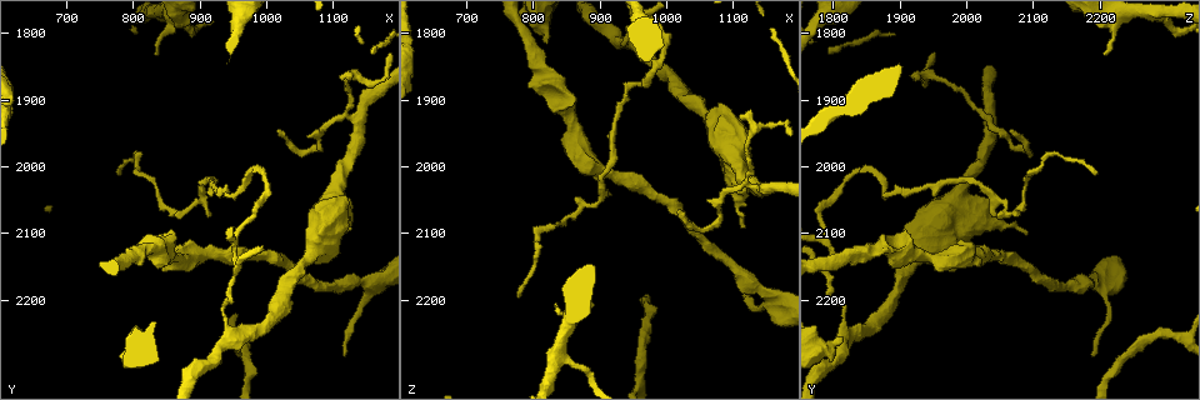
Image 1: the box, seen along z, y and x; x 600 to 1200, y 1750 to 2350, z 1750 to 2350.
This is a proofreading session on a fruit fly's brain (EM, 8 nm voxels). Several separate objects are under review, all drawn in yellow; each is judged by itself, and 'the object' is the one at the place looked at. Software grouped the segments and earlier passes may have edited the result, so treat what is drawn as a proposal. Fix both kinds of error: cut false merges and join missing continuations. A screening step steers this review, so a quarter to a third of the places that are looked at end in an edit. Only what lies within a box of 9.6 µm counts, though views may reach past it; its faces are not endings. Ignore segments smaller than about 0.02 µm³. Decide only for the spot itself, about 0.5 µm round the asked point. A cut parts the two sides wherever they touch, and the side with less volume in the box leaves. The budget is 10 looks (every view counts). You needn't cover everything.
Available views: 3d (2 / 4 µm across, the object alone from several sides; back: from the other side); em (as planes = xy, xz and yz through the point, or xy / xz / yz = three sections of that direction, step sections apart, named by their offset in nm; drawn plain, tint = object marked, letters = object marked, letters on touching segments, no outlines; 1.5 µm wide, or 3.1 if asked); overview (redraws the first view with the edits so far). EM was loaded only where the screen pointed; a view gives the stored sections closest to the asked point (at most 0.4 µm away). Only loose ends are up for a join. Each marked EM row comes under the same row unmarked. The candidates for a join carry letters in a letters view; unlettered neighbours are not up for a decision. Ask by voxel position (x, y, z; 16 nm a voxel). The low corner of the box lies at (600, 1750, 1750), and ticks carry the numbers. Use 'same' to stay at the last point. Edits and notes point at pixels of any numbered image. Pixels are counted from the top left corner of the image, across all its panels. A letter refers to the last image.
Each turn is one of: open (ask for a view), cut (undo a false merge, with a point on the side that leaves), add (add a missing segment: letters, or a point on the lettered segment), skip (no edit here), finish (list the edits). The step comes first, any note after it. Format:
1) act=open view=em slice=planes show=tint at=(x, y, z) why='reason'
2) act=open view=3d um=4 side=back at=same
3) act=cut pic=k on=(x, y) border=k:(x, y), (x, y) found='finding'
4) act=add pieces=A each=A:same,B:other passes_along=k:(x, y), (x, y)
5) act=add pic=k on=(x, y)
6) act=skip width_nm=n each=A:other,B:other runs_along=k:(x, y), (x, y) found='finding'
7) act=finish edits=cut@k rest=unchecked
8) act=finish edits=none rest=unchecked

act=open view=3d um=4 at=(780, 2015, 2190) why='thin end'

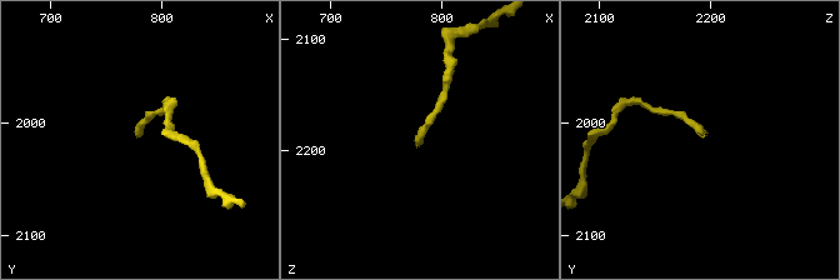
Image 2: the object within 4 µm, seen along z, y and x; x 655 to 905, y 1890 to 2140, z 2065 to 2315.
act=open view=em slice=xy step=8 show=letters at=(778, 2012, 2194)

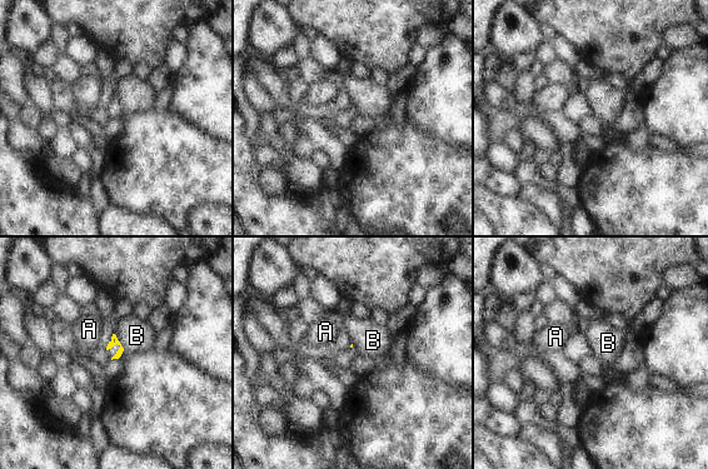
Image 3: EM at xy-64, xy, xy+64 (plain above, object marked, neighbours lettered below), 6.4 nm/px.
act=skip each=A:other,B:other border=3:(114, 334), (124, 349) found='no lettered segment goes on from it'

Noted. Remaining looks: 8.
act=open view=em slice=planes show=letters at=(1120, 2095, 2090) why='an open end'

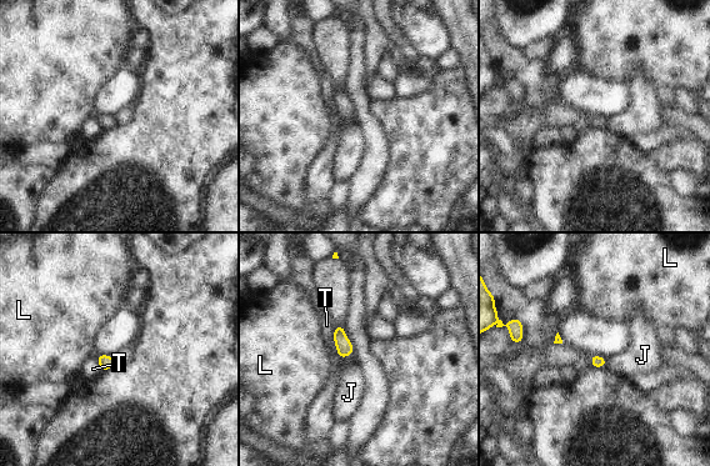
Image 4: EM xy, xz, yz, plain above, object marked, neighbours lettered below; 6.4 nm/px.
act=skip each=J:other,L:other,T:other border=4:(605, 360), (606, 365) found='no lettered segment goes on from it'

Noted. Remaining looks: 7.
act=open view=3d um=4 at=(1115, 2285, 2190) why='an open end'

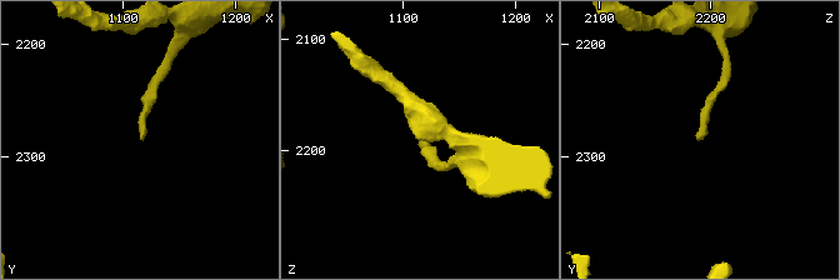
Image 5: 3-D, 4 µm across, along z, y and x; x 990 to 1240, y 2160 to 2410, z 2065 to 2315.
act=open view=em slice=planes show=tint at=(1120, 2284, 2190)

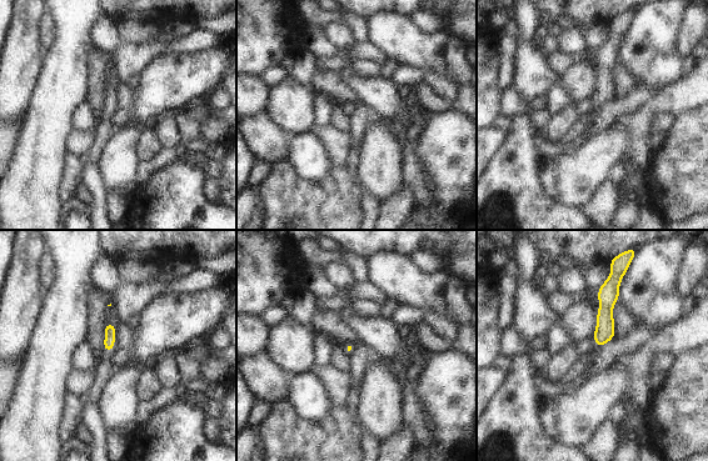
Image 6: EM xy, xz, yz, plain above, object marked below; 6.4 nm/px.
act=open view=em slice=planes show=letters at=same why='see the neighbours'

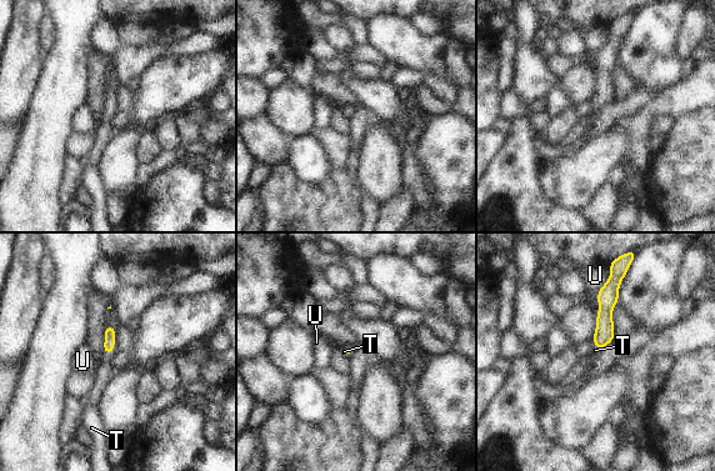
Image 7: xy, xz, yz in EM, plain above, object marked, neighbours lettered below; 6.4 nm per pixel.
act=add pieces=T each=T:same,U:other passes_along=7:(110, 334), (110, 352), (104, 370) found='it goes on there'

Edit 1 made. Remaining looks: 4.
act=open view=overview

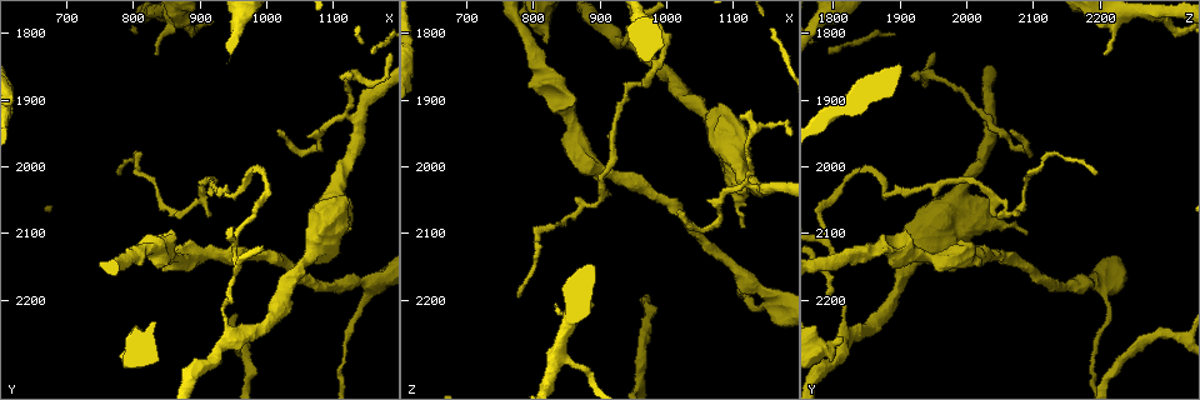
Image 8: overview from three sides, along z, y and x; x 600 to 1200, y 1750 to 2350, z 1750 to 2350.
act=open view=3d um=2 at=(825, 2260, 1810) why='stops while still wide'

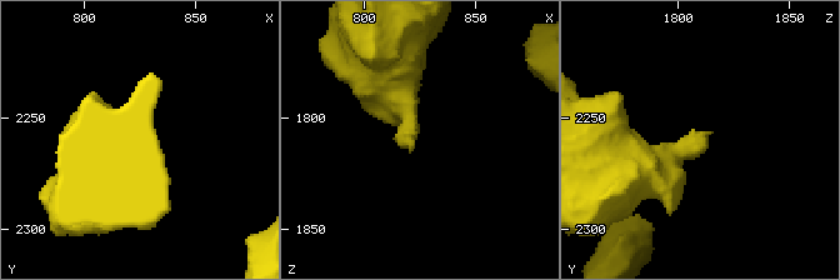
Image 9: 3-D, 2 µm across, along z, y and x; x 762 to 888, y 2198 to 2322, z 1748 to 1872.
act=open view=em slice=xz step=4 show=letters at=(820, 2255, 1814)

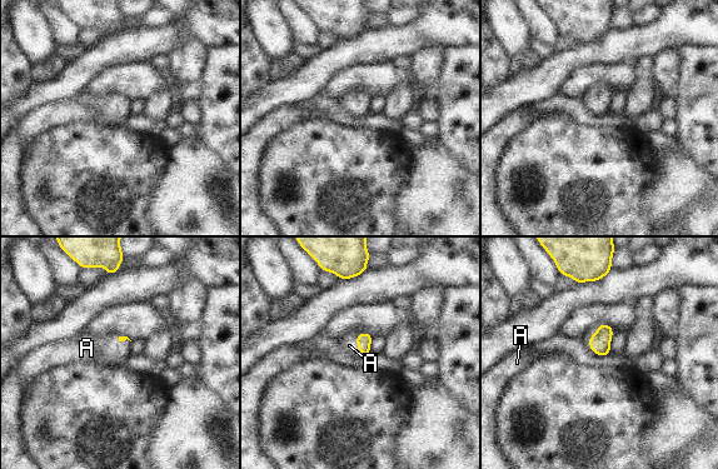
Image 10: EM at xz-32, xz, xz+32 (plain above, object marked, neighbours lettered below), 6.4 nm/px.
act=add pieces=A each=A:same passes_along=10:(363, 339), (358, 348), (349, 345) found='it goes on there'

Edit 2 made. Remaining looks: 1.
act=finish edits=add@7,add@10 rest=unchecked

